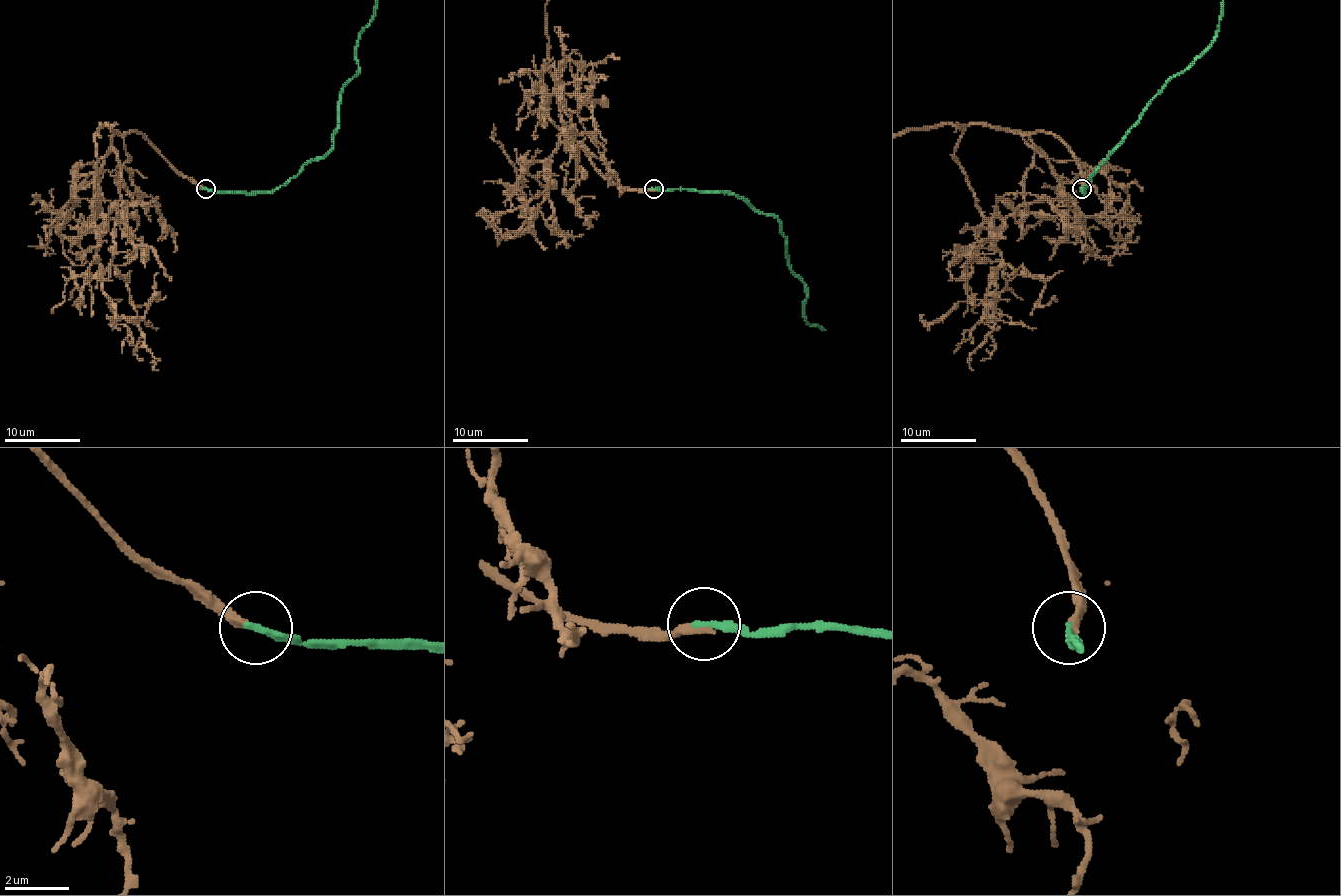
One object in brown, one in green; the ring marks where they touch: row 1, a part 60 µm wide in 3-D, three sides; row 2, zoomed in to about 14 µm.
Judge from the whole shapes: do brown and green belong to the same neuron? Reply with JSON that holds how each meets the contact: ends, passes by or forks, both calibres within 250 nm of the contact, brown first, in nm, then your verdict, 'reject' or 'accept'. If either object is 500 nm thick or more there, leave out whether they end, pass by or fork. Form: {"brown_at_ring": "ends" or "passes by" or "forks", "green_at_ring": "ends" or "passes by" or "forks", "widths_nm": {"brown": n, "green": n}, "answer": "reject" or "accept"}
{"brown_at_ring": "ends", "green_at_ring": "ends", "widths_nm": {"brown": 280, "green": 240}, "answer": "accept"}

